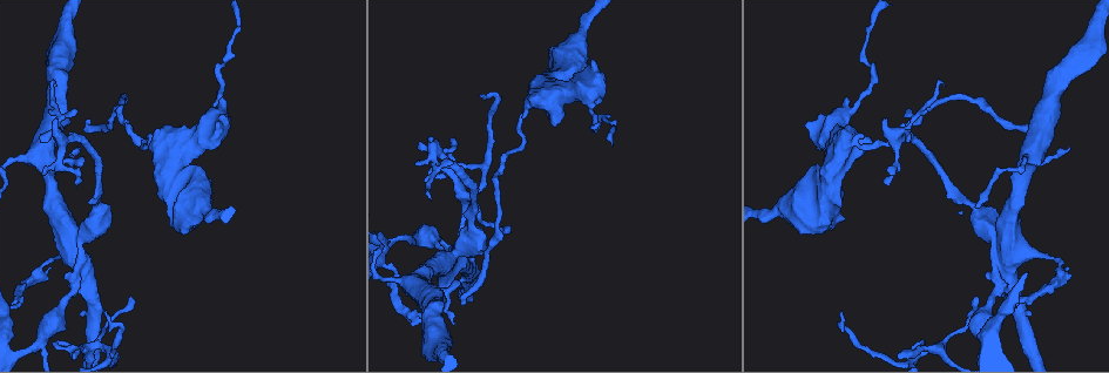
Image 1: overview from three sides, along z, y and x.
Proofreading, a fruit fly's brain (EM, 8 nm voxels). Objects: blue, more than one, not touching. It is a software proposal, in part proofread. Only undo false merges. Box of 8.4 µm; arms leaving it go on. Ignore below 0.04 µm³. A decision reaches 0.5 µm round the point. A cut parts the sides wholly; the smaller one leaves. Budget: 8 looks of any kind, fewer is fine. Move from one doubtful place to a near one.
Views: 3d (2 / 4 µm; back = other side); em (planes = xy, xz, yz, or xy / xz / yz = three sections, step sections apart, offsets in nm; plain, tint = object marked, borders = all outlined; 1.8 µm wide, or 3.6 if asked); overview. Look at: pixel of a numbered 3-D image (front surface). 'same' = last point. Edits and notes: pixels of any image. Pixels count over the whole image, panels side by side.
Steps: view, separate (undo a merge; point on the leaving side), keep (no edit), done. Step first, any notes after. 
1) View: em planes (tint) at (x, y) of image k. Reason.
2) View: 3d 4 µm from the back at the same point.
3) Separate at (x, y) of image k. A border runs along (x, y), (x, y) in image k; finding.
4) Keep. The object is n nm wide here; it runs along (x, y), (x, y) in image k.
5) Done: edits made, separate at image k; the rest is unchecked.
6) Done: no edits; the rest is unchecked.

View: em 3.6 µm yz step 16 (tint) at (81, 272) of image 1. A fork.

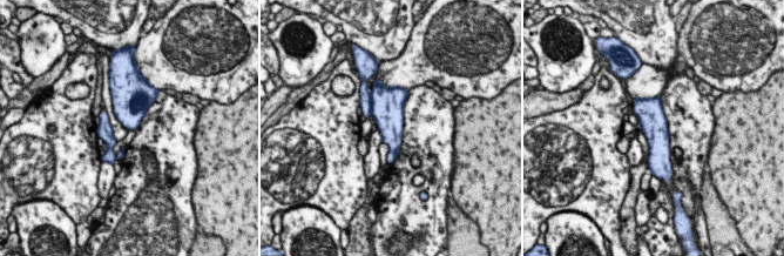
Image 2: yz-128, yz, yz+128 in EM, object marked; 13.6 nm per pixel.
Separate at (365, 98) of image 2. A border runs along (370, 95), (371, 112) in image 2; two neurons meet here.

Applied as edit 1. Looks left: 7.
View: em planes (plain) at (44, 156) of image 1. Two arms in line, one across.

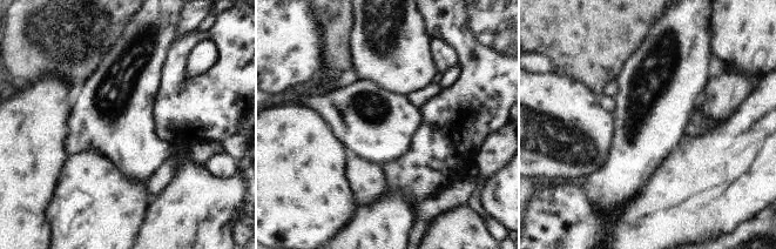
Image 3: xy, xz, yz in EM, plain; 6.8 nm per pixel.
View: em planes (tint) at the same point.

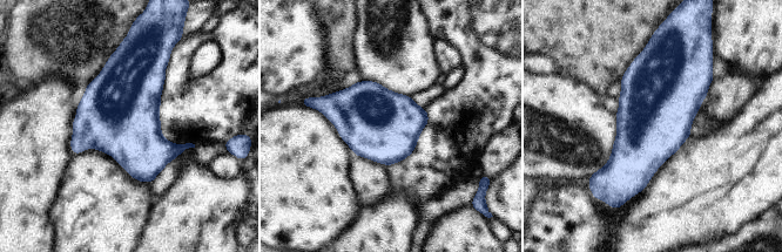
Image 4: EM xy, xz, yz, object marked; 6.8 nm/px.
Keep. One neuron here.

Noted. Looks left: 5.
View: em planes (tint) at (86, 349) of image 1. Sudden change in width.

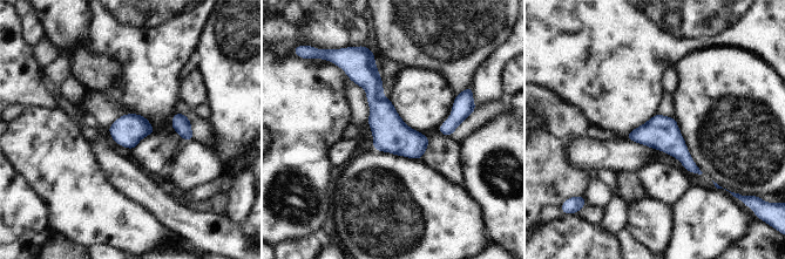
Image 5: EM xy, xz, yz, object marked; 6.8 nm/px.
Keep. It runs along (369, 65), (384, 121), (418, 156) in image 5; all the same neuron.

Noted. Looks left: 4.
Done: edits made, separate at image 2; the rest is unchecked.

